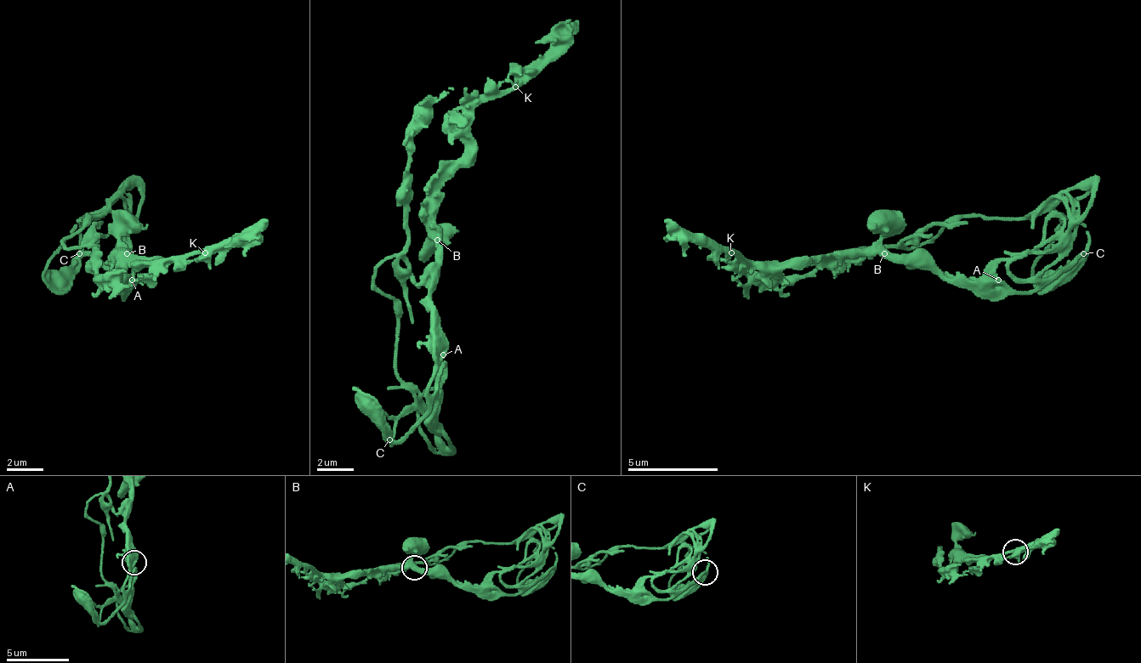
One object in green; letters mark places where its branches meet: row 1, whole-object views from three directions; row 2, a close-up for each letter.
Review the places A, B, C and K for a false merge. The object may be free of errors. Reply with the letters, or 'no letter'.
no letter

